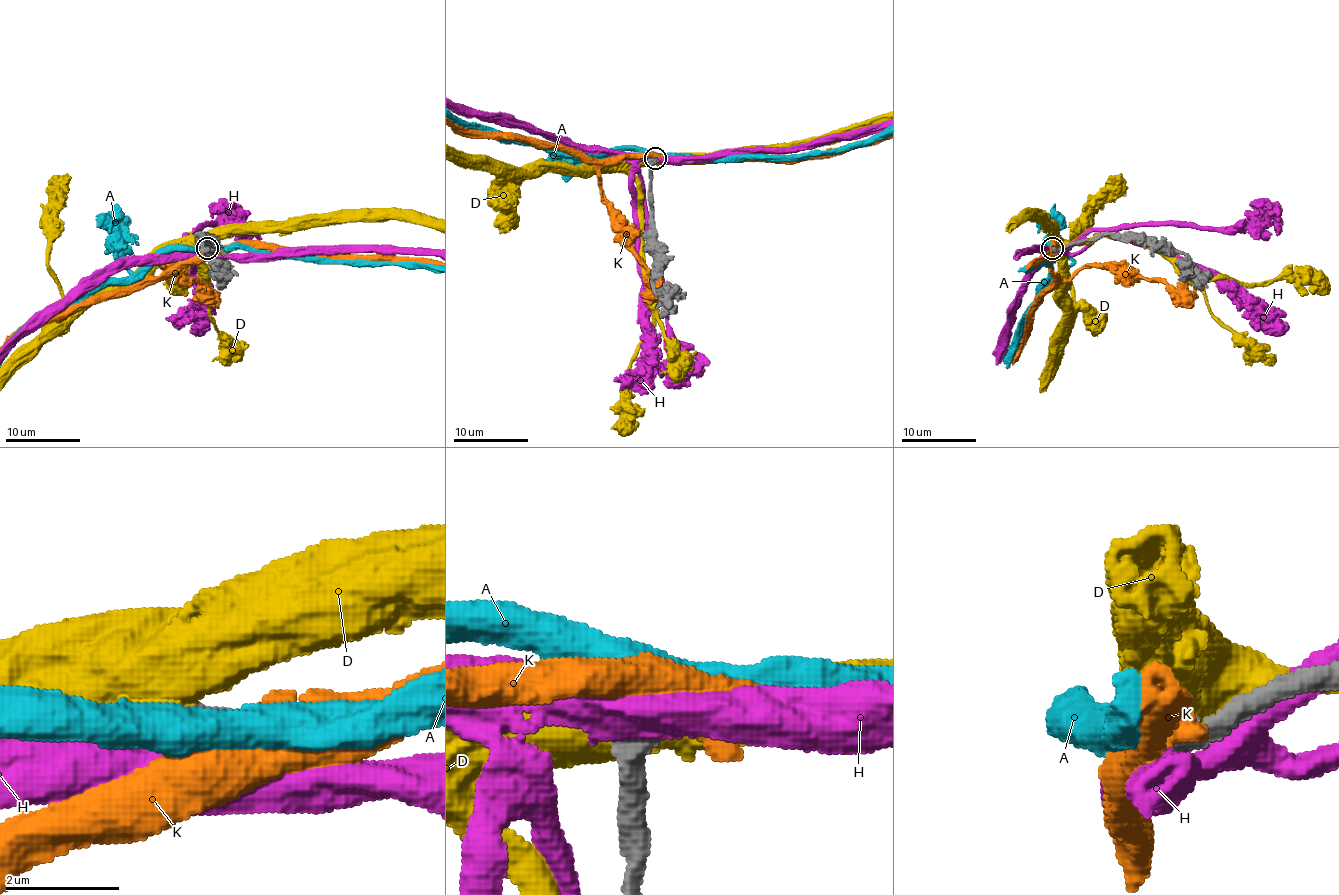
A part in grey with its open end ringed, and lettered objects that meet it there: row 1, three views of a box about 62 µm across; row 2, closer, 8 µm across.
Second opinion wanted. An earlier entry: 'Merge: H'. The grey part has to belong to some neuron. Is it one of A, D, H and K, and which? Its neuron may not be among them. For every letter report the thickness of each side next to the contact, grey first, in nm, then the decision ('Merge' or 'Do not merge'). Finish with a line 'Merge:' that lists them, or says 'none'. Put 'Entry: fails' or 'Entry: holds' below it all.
A: Thickness 750 nm (grey) against 600 nm. Merge
D: Thickness 800 nm (grey) against 850 nm. Do not merge
H: Thickness 800 nm (grey) against 600 nm. Do not merge
K: Thickness 700 nm (grey) against 600 nm. Do not merge
Merge: A
Entry: fails

